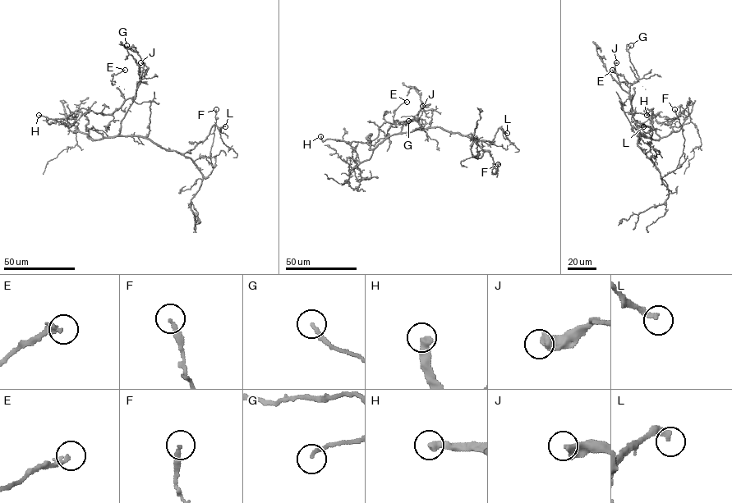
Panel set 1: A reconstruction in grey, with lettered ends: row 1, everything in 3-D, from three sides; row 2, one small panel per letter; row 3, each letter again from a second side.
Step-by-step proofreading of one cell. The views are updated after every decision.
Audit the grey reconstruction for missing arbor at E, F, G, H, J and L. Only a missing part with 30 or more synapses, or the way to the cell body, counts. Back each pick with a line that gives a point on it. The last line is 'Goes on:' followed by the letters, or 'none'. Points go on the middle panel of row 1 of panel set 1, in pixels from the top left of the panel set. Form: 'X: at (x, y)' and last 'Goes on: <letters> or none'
H: at (320, 136)
L: at (507, 133)
Goes on: H, L

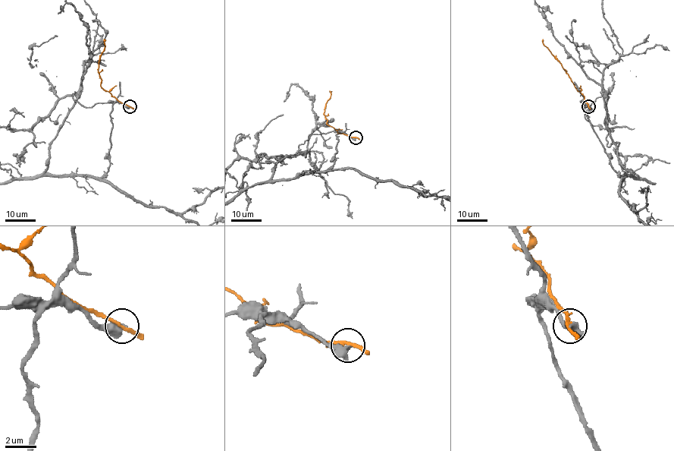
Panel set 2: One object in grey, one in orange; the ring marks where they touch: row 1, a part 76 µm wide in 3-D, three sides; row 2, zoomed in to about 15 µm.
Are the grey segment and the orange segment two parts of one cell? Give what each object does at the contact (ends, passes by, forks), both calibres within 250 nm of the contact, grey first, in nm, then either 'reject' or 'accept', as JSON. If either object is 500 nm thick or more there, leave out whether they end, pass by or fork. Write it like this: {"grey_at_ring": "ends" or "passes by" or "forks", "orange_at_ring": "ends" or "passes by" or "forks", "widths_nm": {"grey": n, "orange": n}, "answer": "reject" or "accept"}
{"widths_nm": {"grey": 550, "orange": 200}, "answer": "reject"}

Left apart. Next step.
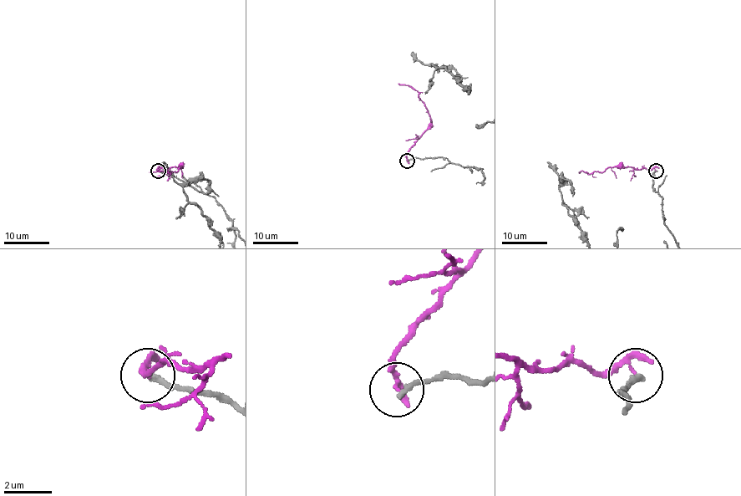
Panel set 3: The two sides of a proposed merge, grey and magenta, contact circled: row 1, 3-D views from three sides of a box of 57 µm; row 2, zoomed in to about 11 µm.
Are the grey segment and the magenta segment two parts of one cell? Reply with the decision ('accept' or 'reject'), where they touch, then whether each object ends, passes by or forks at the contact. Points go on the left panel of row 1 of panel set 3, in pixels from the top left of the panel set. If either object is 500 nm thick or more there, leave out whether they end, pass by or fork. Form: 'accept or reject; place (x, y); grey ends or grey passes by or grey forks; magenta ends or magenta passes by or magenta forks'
reject; place (158, 171); grey ends; magenta passes by

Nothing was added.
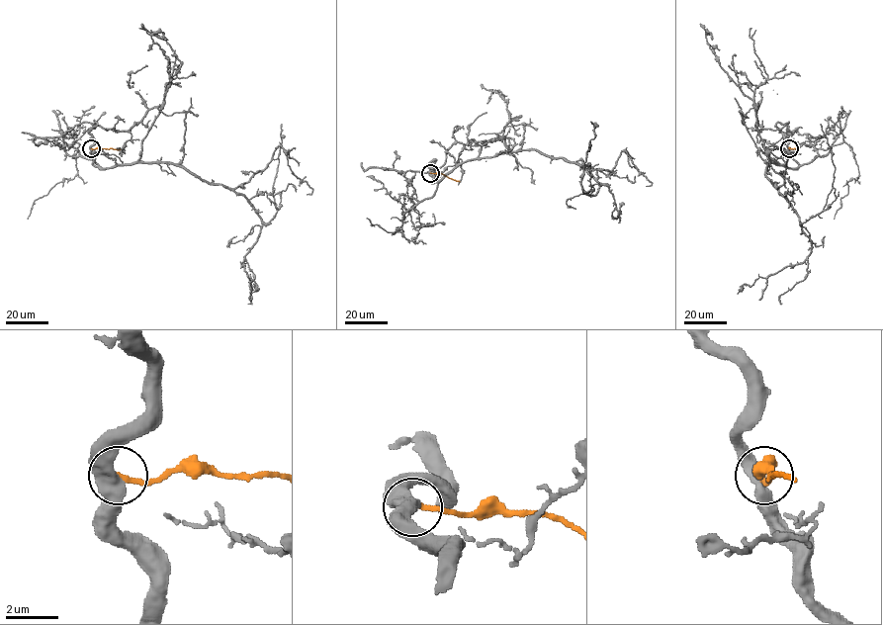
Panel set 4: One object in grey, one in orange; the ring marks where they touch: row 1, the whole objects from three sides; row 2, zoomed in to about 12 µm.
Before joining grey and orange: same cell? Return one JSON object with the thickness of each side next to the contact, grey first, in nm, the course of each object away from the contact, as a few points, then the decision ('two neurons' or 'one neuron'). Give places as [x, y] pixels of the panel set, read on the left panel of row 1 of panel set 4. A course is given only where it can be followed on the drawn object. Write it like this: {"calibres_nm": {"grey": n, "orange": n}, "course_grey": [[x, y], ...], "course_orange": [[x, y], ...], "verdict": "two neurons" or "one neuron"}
{"calibres_nm": {"grey": 550, "orange": 220}, "course_grey": [[91, 148], [96, 166], [178, 164], [209, 183], [241, 193], [262, 226], [241, 263], [257, 286], [251, 294]], "course_orange": [[92, 148], [120, 149]], "verdict": "two neurons"}

